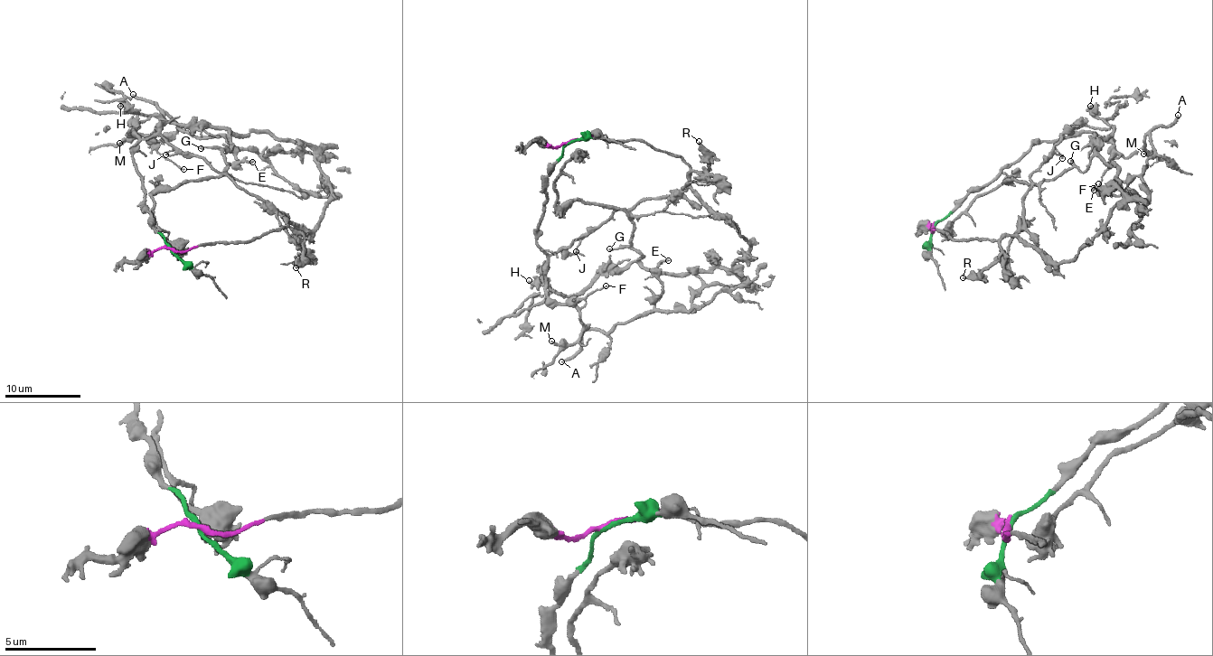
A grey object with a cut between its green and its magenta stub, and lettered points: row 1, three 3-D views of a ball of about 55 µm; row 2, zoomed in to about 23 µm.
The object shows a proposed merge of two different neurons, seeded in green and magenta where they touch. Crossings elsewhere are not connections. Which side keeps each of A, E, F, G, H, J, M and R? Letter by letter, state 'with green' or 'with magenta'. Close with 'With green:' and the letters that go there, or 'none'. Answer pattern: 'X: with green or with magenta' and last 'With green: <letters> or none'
A: with green
E: with green
F: with green
G: with magenta
H: with magenta
J: with green
M: with green
R: with magenta
With green: A, E, F, J, M

